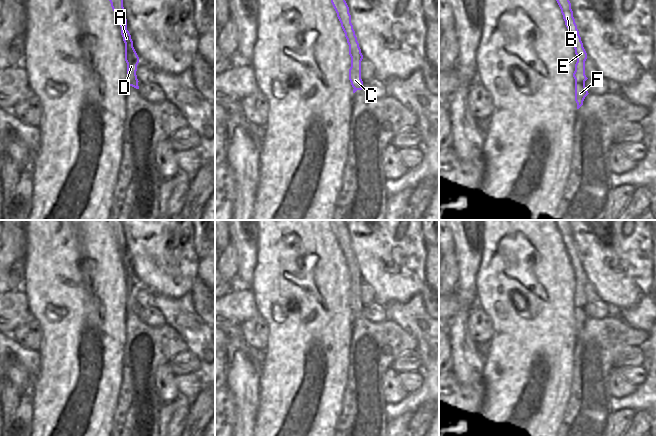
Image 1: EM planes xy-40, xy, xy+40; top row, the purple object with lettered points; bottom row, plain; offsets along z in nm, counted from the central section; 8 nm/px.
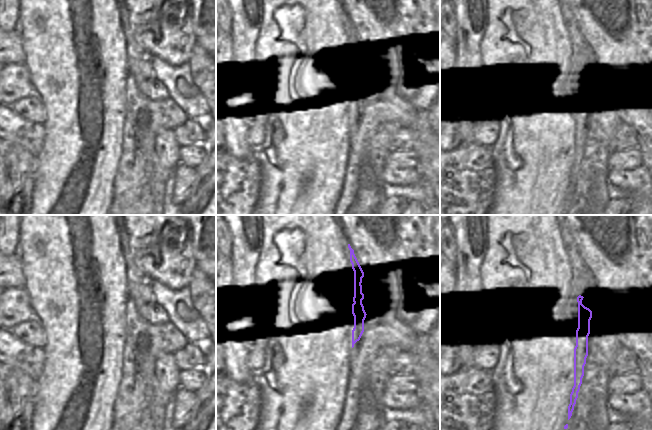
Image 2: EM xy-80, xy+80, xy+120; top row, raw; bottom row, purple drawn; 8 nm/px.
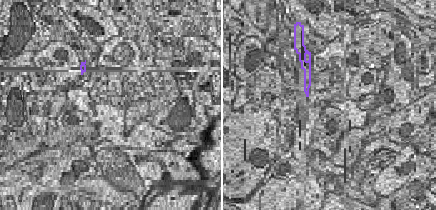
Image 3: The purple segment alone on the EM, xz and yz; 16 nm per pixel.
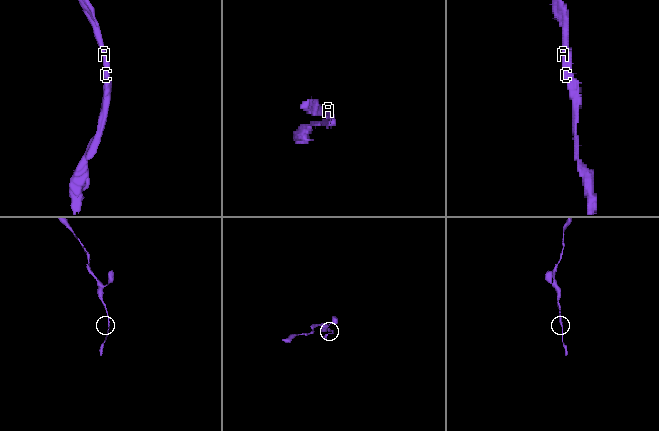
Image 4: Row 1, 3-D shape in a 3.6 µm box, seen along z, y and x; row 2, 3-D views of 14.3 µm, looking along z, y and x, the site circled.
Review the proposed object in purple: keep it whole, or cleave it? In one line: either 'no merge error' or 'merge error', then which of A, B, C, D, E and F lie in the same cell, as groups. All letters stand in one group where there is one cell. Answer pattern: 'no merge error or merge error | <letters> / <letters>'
no merge error | A B C D E F

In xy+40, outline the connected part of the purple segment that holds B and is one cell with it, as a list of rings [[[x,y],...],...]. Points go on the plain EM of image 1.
[[[555,220],[555,223],[561,233],[565,249],[569,255],[569,259],[575,273],[575,278],[577,280],[573,301],[575,303],[575,325],[577,327],[577,333],[579,333],[583,329],[585,321],[589,318],[585,311],[585,305],[588,303],[585,299],[585,285],[587,283],[587,277],[583,271],[575,243],[573,241],[569,221]]]

